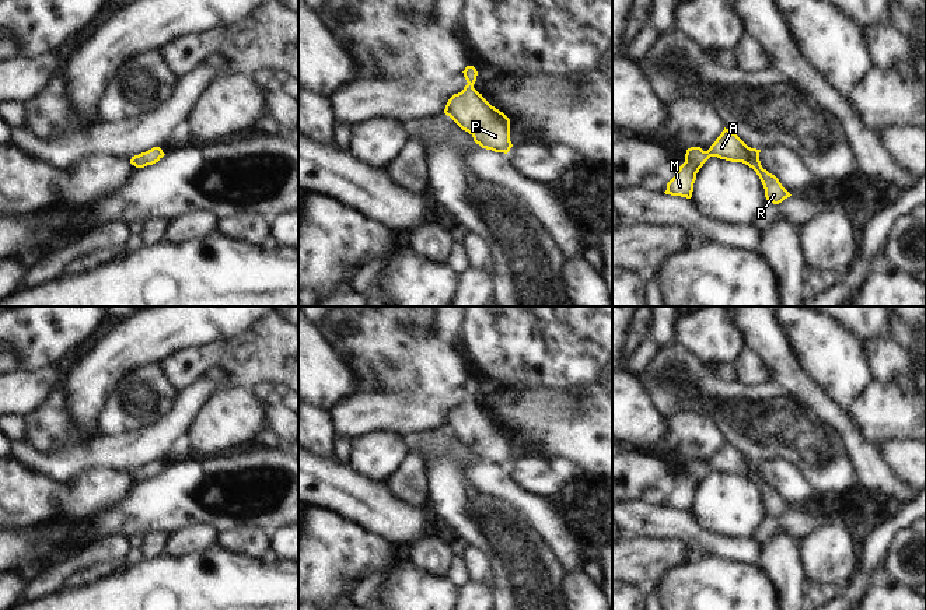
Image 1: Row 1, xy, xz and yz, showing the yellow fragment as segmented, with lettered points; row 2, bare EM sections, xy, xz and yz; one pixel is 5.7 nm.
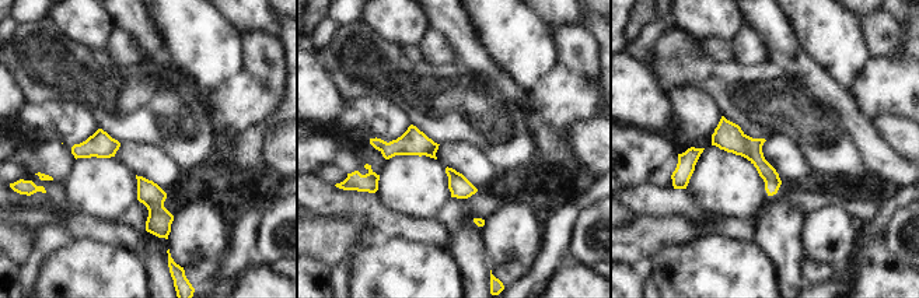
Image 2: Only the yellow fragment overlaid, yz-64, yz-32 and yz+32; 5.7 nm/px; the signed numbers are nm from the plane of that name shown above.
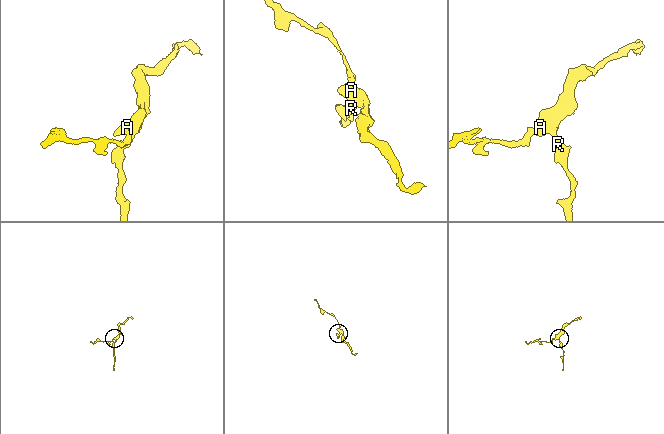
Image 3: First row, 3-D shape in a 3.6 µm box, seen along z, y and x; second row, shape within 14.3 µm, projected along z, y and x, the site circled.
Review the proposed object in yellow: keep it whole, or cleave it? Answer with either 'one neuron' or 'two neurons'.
one neuron

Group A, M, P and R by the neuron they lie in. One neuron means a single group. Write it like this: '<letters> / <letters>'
A M P R

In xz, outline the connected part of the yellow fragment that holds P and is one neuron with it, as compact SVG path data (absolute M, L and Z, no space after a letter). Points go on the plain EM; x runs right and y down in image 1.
M467 379L462 386L468 397L448 413L444 427L482 462L507 467L513 460L510 432L474 402L478 389L474 379Z

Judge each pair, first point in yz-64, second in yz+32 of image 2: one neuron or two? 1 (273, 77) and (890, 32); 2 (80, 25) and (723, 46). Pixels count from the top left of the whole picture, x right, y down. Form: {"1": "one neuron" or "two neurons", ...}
{"1": "one neuron", "2": "two neurons"}

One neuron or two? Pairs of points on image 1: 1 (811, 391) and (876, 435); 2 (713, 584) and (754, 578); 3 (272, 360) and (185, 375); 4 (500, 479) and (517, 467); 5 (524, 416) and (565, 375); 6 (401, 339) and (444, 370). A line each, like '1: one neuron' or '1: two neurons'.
1: two neurons
2: one neuron
3: one neuron
4: two neurons
5: two neurons
6: one neuron

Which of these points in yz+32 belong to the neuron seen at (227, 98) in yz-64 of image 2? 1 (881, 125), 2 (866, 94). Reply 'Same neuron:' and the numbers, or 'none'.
Same neuron: 2

